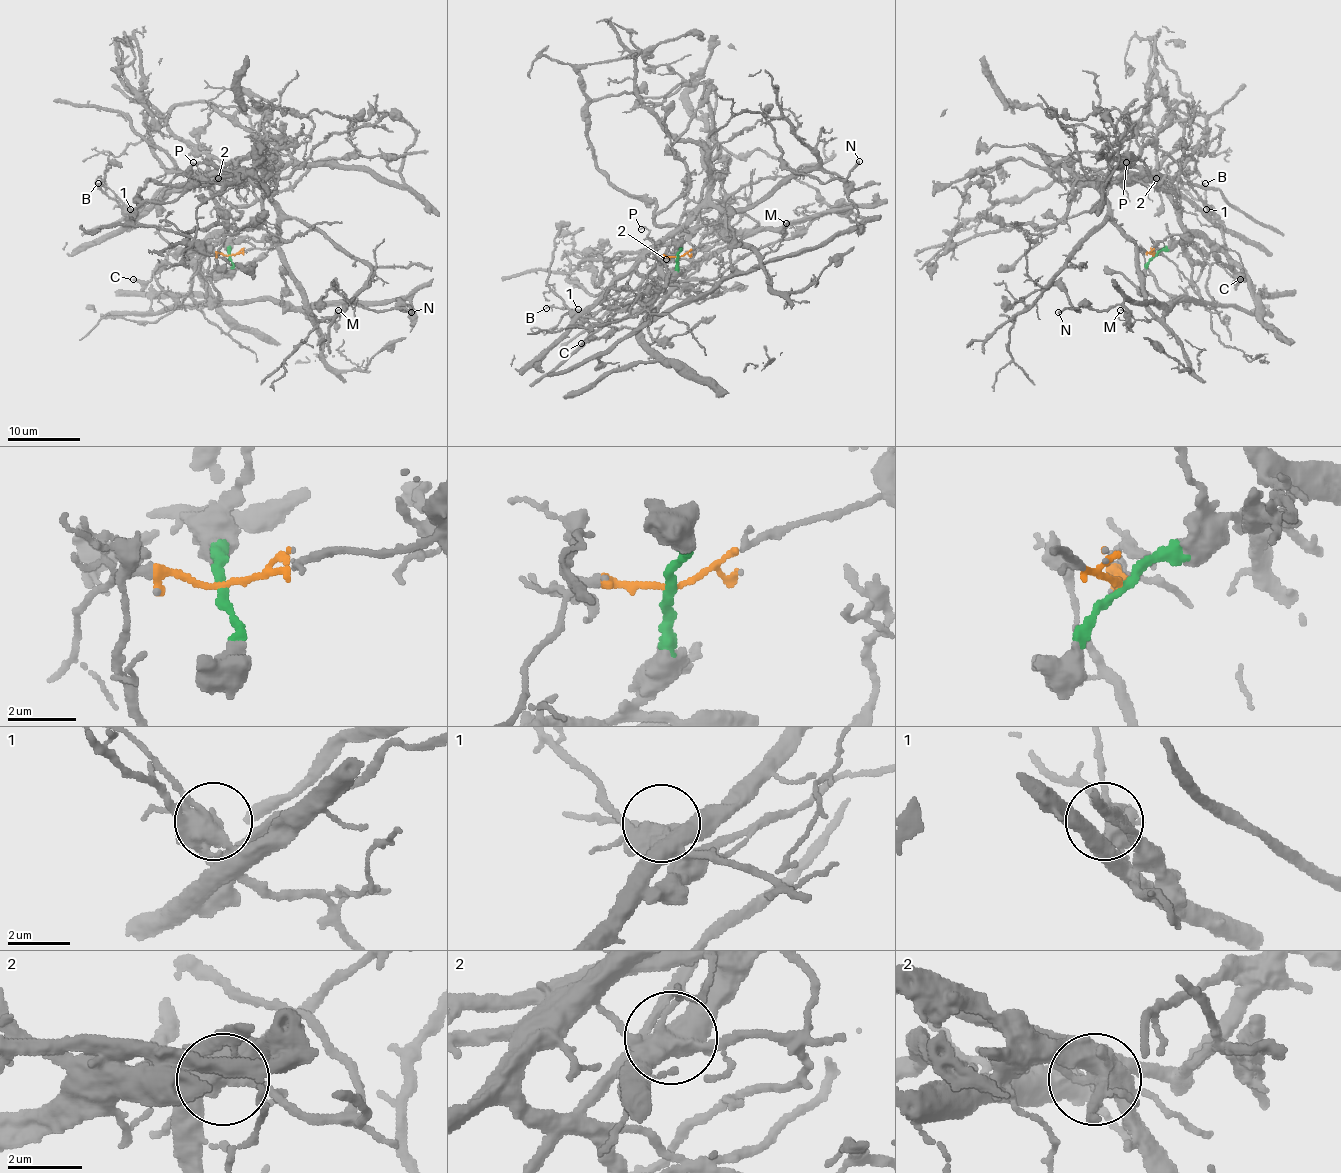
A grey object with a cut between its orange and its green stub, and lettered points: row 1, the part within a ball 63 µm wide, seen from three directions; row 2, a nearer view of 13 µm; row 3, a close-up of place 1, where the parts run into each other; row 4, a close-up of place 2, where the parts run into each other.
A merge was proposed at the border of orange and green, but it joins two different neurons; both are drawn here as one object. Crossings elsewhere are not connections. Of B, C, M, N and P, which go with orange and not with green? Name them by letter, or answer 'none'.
B, M

